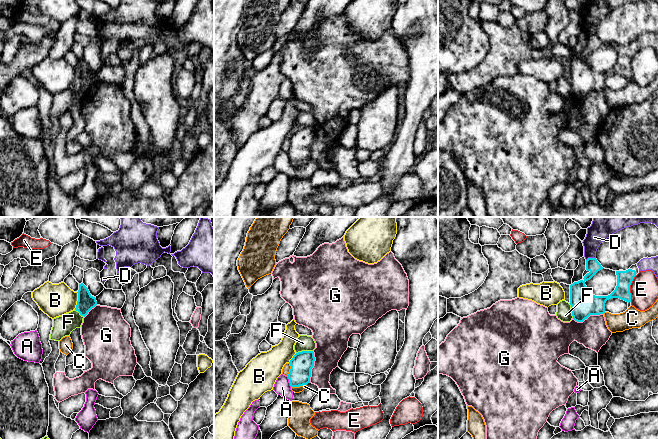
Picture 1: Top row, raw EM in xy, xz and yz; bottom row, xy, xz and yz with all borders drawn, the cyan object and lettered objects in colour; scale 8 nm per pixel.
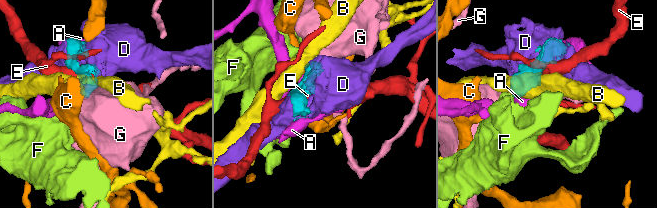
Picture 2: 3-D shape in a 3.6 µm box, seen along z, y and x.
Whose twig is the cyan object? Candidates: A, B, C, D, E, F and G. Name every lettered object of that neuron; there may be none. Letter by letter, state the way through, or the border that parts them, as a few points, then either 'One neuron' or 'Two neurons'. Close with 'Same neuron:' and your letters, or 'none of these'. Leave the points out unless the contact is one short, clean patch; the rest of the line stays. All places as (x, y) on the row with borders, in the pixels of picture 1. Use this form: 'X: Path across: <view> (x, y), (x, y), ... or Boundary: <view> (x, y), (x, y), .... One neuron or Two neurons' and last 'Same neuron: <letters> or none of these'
A: Two neurons
B: Boundary: xy (77, 292), (77, 304), (74, 309). Two neurons
C: Boundary: xz (306, 384), (291, 387). Two neurons
D: One neuron
E: Boundary: yz (636, 275), (630, 285), (630, 301). Two neurons
F: Boundary: xz (312, 350), (302, 350), (296, 353). Two neurons
G: Boundary: xz (313, 351), (314, 365), (311, 369), (309, 382). Two neurons
Same neuron: D

